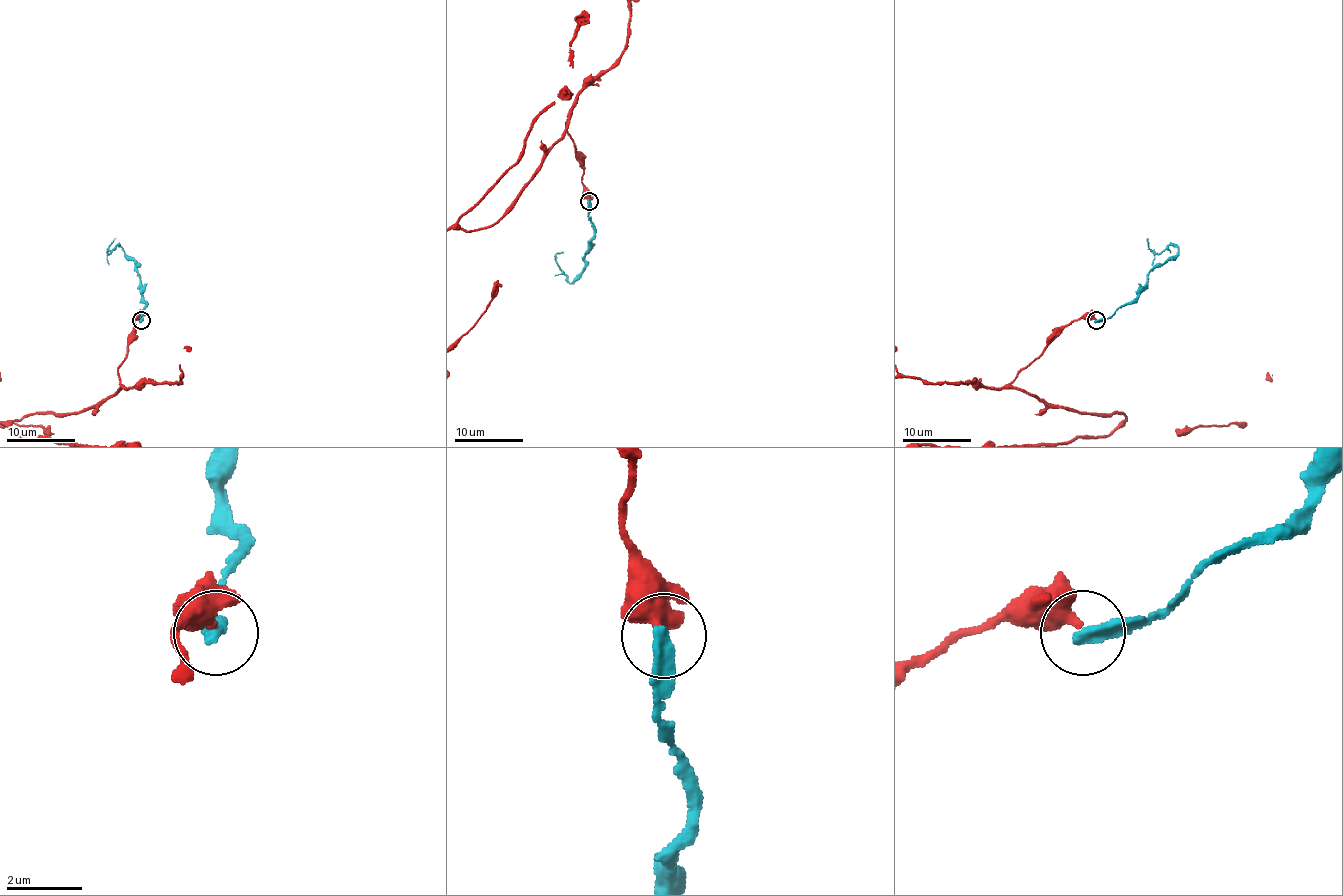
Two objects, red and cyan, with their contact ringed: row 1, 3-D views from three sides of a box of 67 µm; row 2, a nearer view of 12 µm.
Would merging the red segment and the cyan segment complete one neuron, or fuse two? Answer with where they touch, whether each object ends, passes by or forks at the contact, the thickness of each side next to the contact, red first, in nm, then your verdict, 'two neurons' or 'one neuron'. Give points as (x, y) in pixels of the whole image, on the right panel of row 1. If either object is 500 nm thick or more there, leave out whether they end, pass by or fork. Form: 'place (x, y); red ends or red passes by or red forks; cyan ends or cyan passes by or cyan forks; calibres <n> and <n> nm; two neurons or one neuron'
place (1096, 320); red ends; cyan ends; calibres 440 and 360 nm; two neurons

